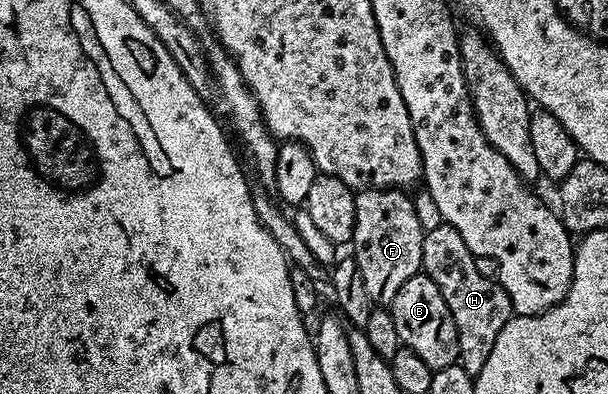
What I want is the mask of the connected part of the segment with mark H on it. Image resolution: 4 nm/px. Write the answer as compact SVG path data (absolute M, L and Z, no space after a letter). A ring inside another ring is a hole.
M445 224L425 231L422 235L422 269L440 288L440 296L444 296L444 304L448 304L448 312L452 312L452 320L458 333L458 362L469 374L479 375L492 352L492 344L496 344L496 336L510 323L514 314L514 306L510 297L502 291L493 277L482 274L479 259L460 240L460 232Z

